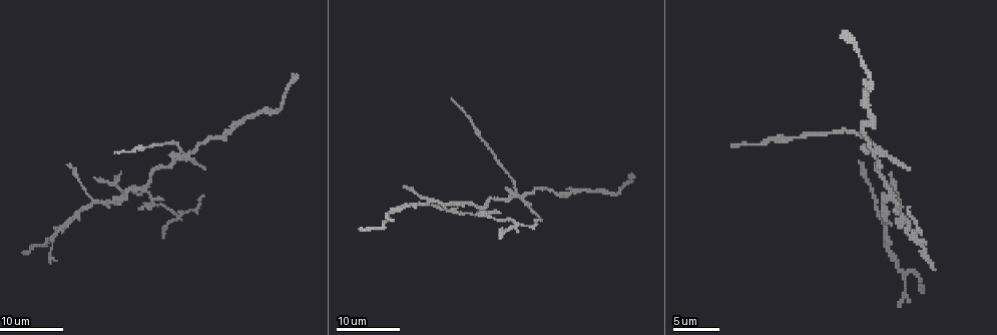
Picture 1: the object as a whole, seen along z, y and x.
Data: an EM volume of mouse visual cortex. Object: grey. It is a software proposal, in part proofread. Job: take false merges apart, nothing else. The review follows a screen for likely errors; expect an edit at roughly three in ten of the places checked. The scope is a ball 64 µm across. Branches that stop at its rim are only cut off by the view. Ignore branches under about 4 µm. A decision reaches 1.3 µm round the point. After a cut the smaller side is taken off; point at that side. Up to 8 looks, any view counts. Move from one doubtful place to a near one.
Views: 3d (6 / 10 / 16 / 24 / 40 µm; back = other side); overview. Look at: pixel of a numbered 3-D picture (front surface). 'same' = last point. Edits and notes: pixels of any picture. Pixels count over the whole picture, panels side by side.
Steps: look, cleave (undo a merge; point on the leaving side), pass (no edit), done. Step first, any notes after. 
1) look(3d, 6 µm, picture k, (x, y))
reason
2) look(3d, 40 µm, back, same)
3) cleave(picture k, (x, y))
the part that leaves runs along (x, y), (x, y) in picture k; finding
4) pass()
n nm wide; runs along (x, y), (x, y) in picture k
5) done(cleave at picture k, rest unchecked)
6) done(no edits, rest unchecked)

look(3d, 24 µm, picture 1, (143, 191))

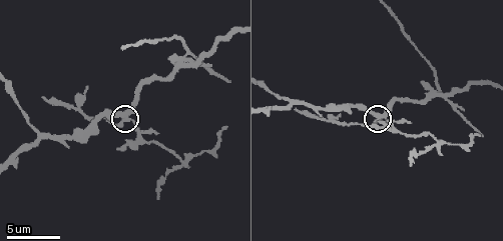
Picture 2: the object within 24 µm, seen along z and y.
look(3d, 10 µm, picture 2, (378, 117))

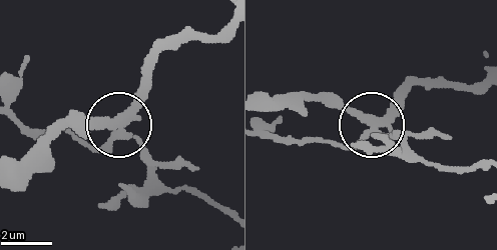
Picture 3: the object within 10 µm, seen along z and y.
look(3d, 6 µm, picture 3, (115, 128))

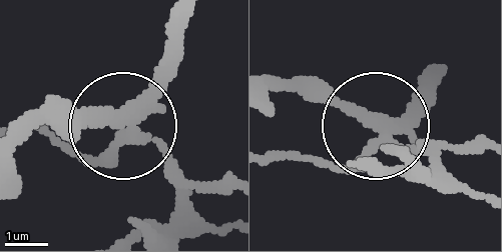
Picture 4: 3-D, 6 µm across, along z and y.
cleave(picture 4, (90, 165))
4 arms; the part that leaves runs along (139, 134), (200, 216), (232, 227) in picture 4; two cells meet here

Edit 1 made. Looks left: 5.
look(overview)
see it whole again

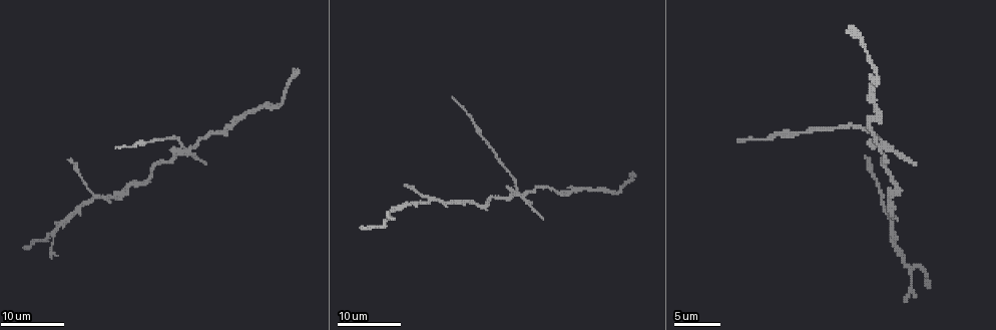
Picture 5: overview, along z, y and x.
look(3d, 16 µm, picture 5, (429, 198))

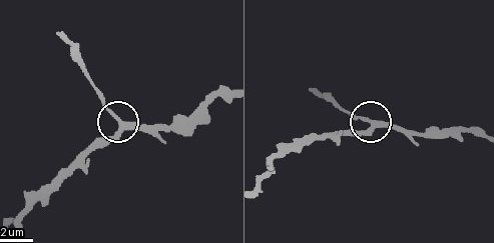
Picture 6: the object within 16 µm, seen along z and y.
look(3d, 10 µm, picture 6, (373, 123))
closer look

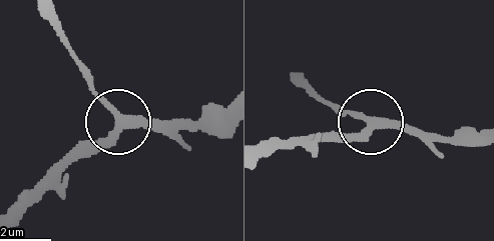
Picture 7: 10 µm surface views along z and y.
cleave(picture 7, (92, 80))
3 arms; the part that leaves runs along (114, 108), (93, 84), (54, 13) in picture 7; a second cell is stuck on

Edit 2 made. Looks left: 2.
look(3d, 10 µm, picture 2, (189, 53))

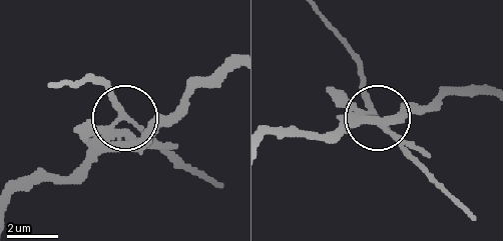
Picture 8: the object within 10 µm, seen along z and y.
cleave(picture 8, (119, 103))
the part that leaves runs along (364, 118), (370, 105), (355, 53), (318, 8) in picture 8; two cells meet here

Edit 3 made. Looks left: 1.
done(cleave at picture 4, cleave at picture 7, cleave at picture 8, rest unchecked)

